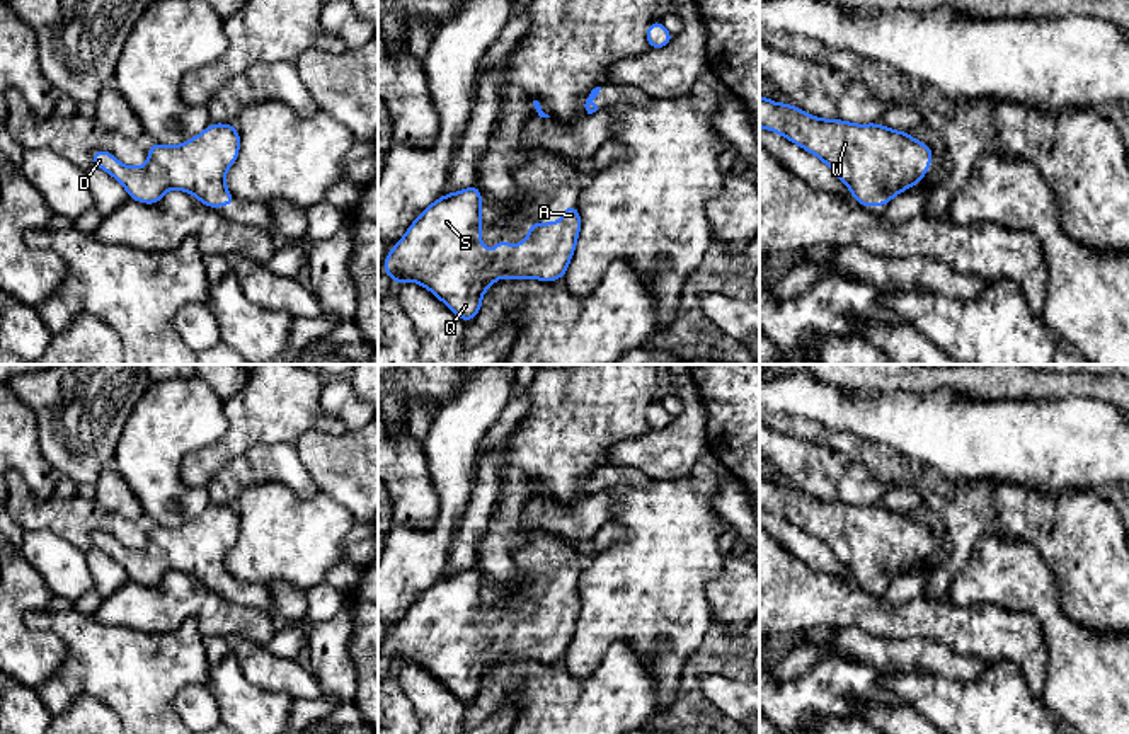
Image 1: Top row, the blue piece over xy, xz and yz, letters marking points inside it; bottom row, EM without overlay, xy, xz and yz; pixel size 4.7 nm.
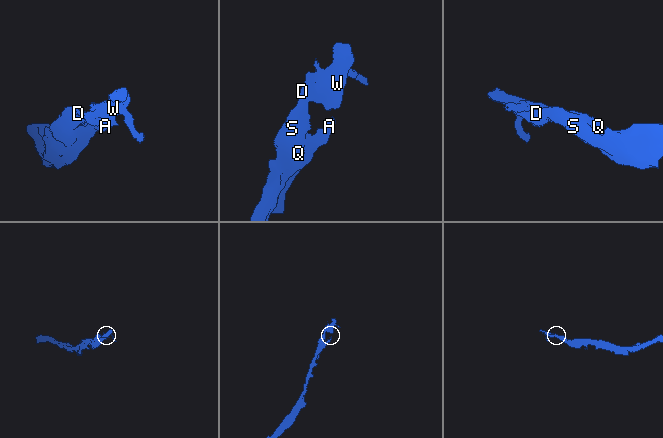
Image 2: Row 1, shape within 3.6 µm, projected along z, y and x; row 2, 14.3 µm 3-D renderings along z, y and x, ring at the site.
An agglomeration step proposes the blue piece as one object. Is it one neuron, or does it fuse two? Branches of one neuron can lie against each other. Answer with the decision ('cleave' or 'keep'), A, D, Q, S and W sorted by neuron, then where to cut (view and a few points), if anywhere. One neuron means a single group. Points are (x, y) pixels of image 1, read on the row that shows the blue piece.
keep; groups A D Q S W; cut none

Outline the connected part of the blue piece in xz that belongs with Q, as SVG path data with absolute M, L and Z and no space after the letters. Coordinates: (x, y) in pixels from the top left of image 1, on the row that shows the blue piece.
M477 184L443 194L387 254L383 272L395 284L414 281L427 288L465 322L475 318L485 290L502 274L511 281L564 278L581 232L577 206L565 206L557 223L531 221L519 245L502 238L494 244L490 255L480 244L480 209Z

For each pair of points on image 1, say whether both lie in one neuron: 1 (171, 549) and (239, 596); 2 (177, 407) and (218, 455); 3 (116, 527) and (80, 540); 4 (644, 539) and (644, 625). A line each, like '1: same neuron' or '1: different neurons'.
1: same neuron
2: different neurons
3: same neuron
4: same neuron

